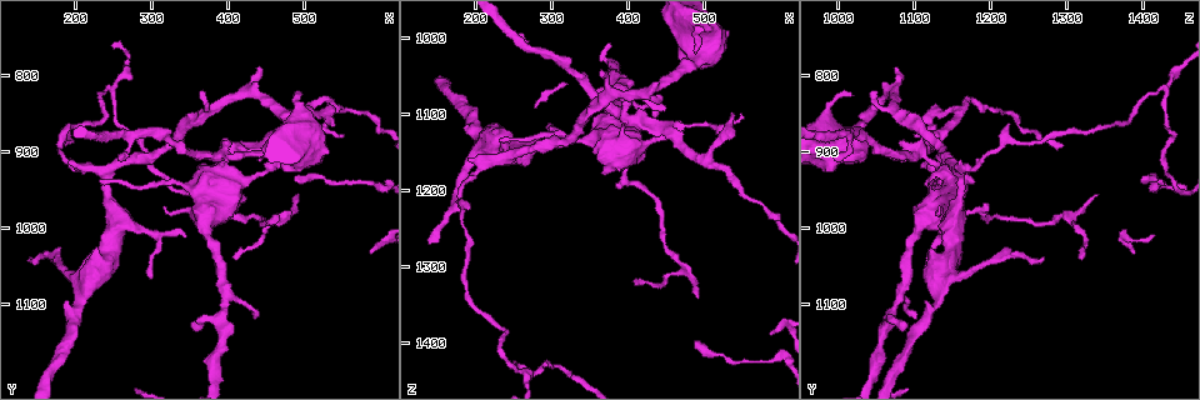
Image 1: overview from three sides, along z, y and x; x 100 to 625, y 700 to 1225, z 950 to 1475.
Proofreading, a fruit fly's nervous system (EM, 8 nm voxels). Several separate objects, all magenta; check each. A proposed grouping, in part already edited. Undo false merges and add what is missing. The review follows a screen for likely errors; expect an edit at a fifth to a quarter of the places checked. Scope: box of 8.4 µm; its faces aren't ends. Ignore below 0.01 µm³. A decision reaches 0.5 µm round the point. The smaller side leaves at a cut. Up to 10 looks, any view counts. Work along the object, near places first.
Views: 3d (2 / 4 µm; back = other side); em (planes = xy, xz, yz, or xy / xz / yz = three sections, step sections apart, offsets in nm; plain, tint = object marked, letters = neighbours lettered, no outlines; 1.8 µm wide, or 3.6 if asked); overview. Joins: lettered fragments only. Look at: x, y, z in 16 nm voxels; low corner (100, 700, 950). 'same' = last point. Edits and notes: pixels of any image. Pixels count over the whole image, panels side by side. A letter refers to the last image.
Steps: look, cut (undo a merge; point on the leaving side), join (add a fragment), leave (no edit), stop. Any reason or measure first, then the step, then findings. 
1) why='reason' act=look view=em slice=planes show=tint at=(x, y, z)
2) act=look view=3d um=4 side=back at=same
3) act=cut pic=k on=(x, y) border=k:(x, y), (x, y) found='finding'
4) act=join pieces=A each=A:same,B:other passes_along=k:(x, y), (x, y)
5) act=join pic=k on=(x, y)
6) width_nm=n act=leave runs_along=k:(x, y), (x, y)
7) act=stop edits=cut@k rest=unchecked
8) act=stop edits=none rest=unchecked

act=look view=em slice=planes show=letters at=(140, 1040, 1270)

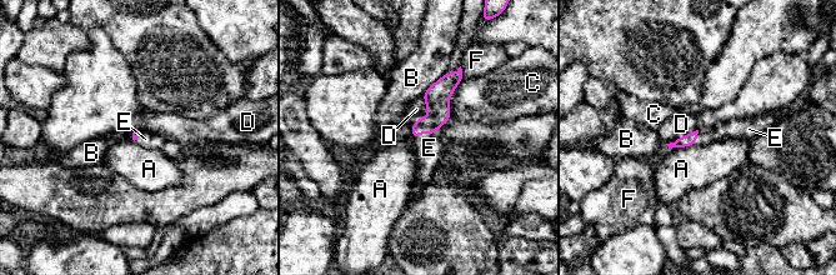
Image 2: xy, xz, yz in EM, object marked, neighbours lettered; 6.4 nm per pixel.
act=join pieces=E each=A:other,B:other,C:other,D:other,E:same,F:other found='it goes on there'

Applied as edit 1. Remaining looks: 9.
why='see it whole again' act=look view=overview

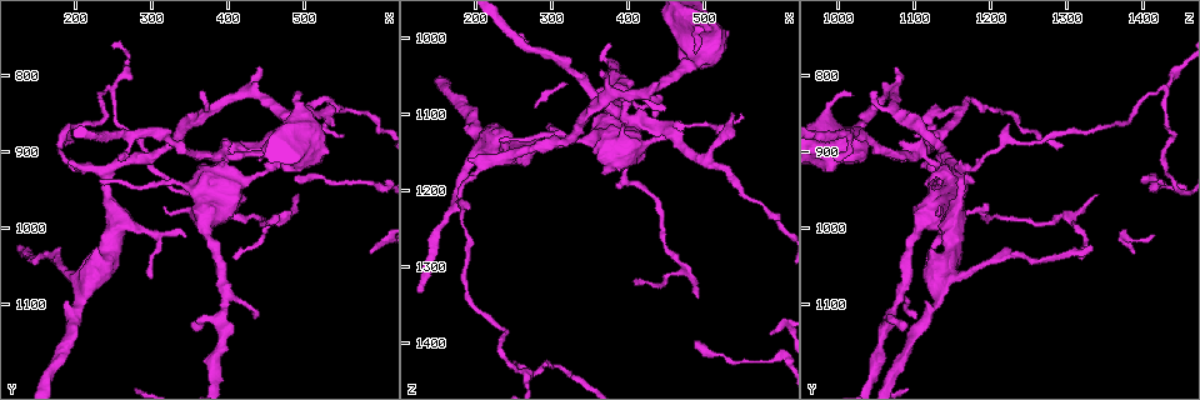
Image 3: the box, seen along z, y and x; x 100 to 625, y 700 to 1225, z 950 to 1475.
why='arms part here' act=look view=em slice=xy step=8 show=tint at=(255, 985, 1155)

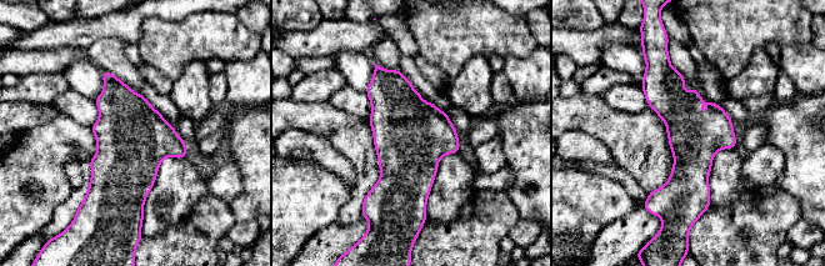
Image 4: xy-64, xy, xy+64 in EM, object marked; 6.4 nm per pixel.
act=look view=em slice=planes show=letters at=same

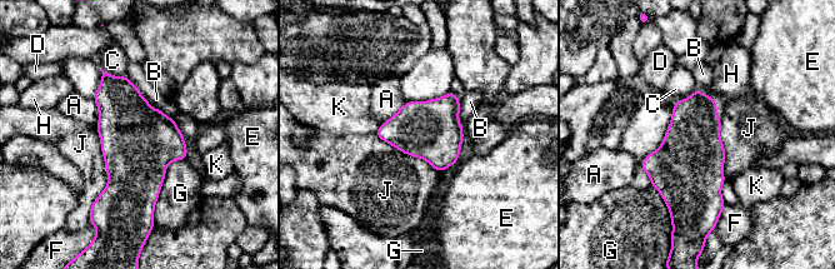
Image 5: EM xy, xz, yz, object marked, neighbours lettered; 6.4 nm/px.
act=leave each=A:other,B:other,C:other,D:other,E:other,F:other,G:other,H:other,J:other,K:other border=5:(98, 125), (106, 187), (89, 208) found='all the same neuron'

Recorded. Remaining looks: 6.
why='small branch off a trunk' act=look view=3d um=4 at=(400, 950, 1140)

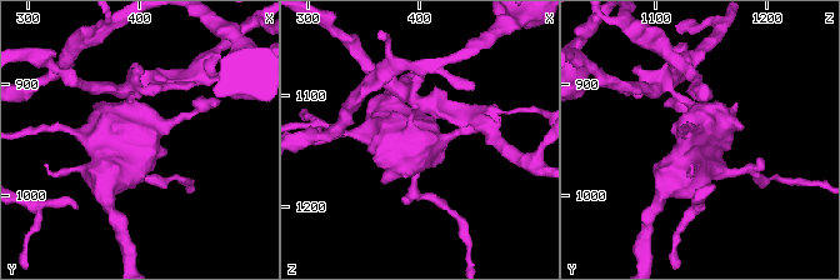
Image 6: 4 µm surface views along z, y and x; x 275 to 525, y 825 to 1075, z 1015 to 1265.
act=look view=em um=3.6 slice=planes show=plain at=(396, 952, 1138)

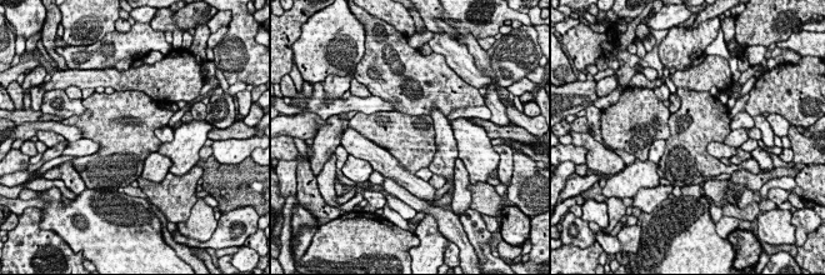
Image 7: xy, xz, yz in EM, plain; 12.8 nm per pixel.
act=look view=em um=3.6 slice=planes show=letters at=same

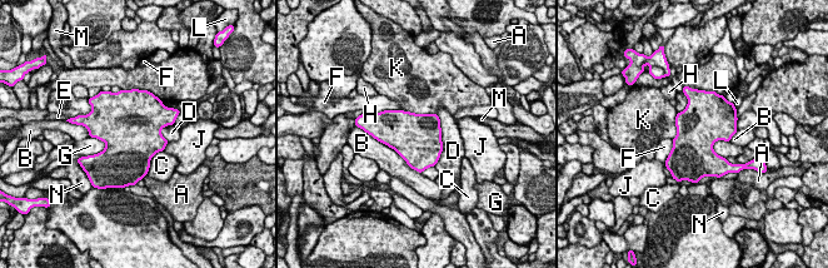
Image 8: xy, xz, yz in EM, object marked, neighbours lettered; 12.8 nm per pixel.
act=leave each=A:other,B:other,C:other,D:other,E:other,F:other,G:other,H:other,J:other,K:other,L:other,M:other,N:other border=8:(717, 139), (713, 149), (726, 158) found='one neuron here'

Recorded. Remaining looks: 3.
why='a fork' act=look view=em slice=xy step=16 show=letters at=(390, 1120, 1070)

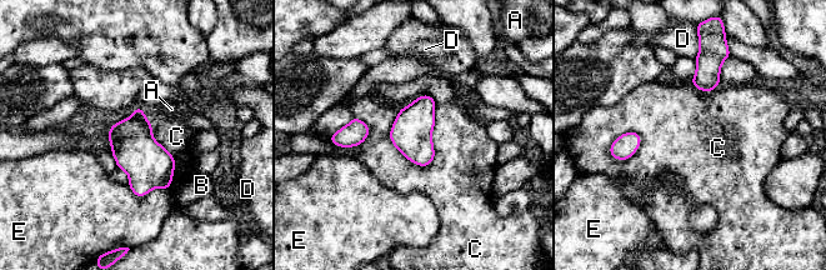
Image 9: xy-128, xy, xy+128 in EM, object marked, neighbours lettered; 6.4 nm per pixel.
why='another direction' act=look view=em slice=planes show=letters at=same

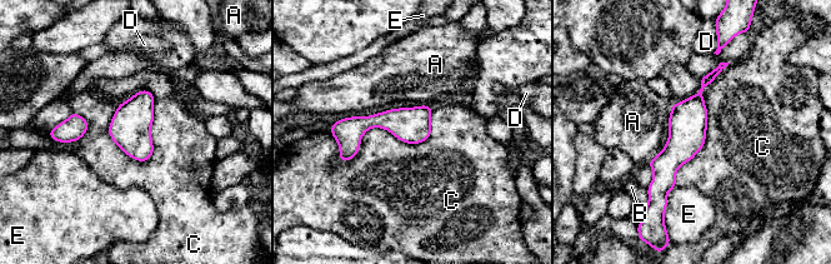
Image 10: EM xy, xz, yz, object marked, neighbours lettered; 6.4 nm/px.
act=leave each=A:other,B:other,C:other,D:other,E:other border=10:(432, 106), (339, 160) found='continuous, no second neuron'

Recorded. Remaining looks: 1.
act=stop edits=join@2 rest=unchecked

